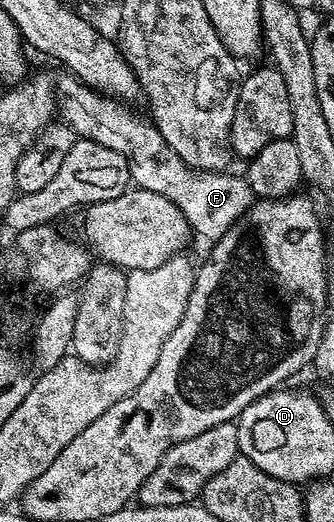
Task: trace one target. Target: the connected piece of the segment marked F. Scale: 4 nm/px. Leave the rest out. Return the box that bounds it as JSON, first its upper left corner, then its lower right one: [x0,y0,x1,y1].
[55,73,255,242]

